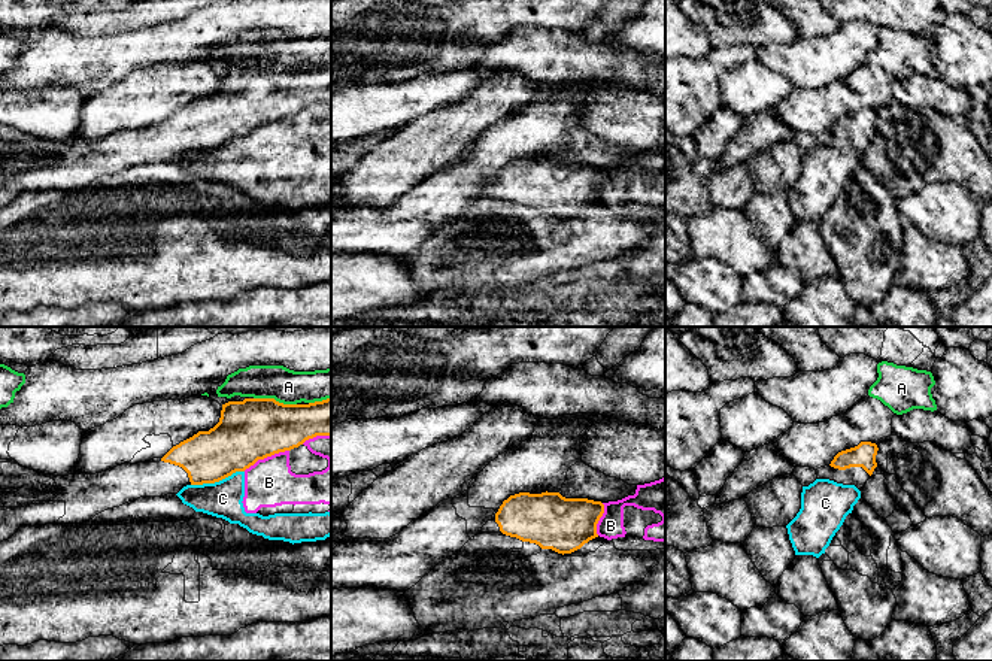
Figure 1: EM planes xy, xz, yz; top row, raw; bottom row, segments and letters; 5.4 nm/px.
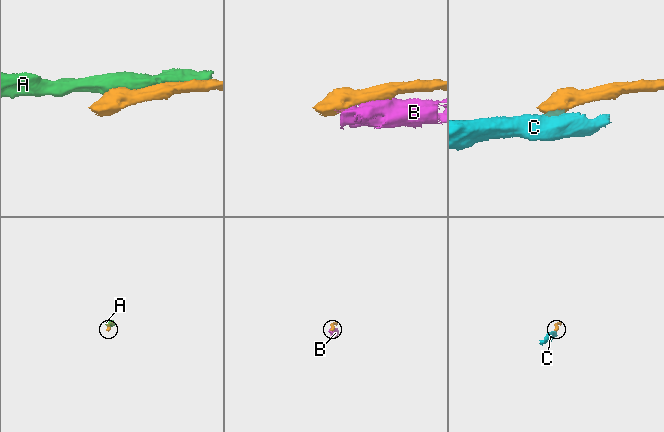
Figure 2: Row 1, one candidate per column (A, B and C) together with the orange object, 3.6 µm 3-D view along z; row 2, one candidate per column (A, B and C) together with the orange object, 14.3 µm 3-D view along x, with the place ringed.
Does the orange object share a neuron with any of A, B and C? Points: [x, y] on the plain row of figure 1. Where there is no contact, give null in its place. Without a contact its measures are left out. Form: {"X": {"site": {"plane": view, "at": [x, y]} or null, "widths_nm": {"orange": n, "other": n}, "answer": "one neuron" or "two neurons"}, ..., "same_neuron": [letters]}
{"A": {"site": {"plane": "xy", "at": [273, 64]}, "widths_nm": {"orange": 320, "other": 190}, "answer": "two neurons"}, "B": {"site": {"plane": "xy", "at": [266, 123]}, "widths_nm": {"orange": 320, "other": 260}, "answer": "two neurons"}, "C": {"site": {"plane": "xy", "at": [217, 146]}, "widths_nm": {"orange": 300, "other": 200}, "answer": "two neurons"}, "same_neuron": []}

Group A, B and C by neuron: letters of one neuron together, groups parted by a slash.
A / B C

